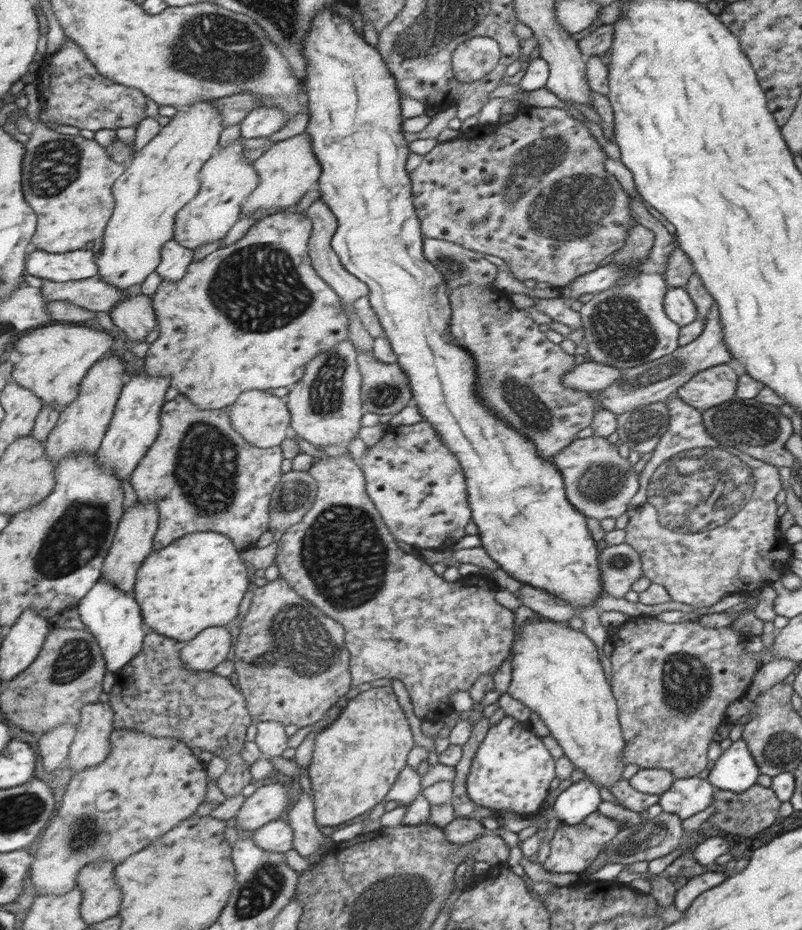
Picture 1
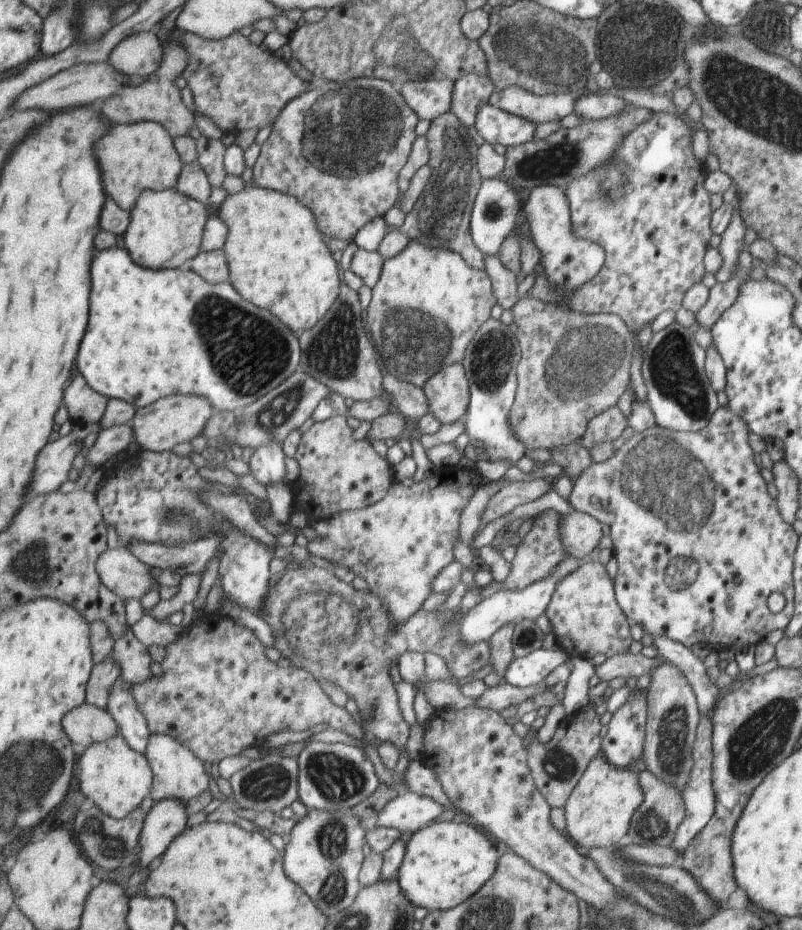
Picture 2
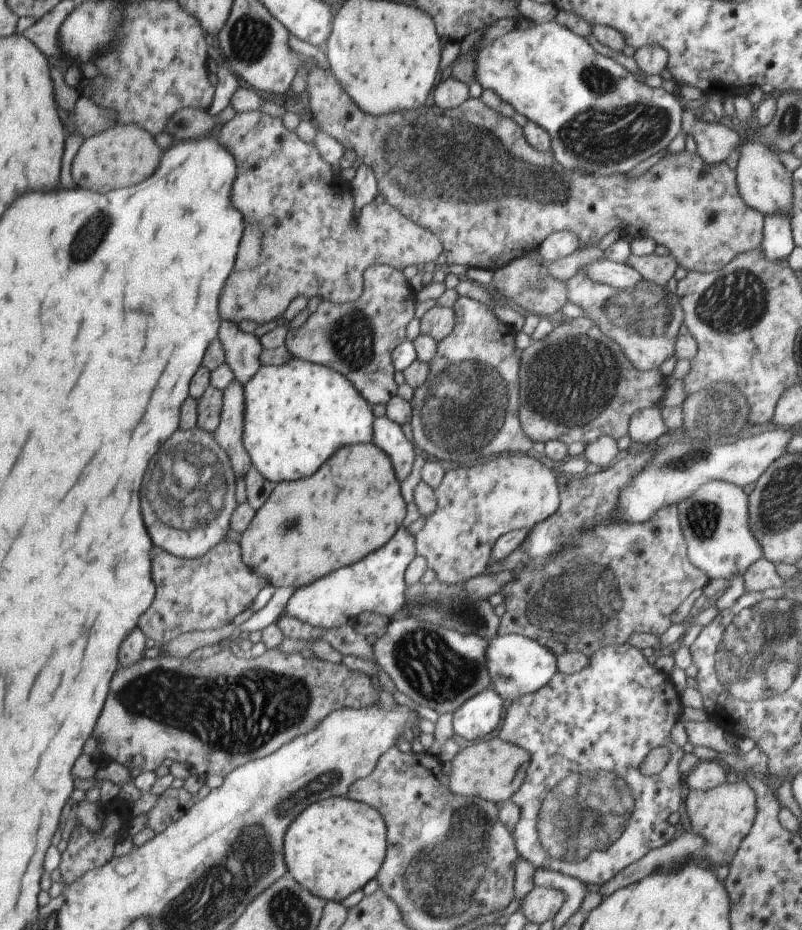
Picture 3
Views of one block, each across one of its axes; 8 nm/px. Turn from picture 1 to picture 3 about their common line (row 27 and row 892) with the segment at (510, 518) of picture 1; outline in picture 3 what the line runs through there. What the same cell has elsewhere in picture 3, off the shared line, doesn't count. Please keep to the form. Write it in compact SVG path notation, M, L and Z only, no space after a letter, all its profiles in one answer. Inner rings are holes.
M346 797L328 798L312 804L301 814L285 835L285 862L288 872L307 890L326 901L341 902L371 879L384 864L387 854L387 825L378 810Z

